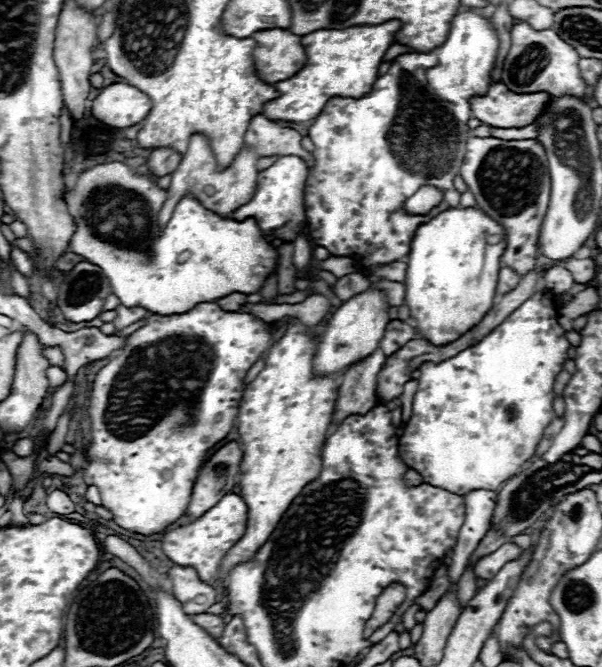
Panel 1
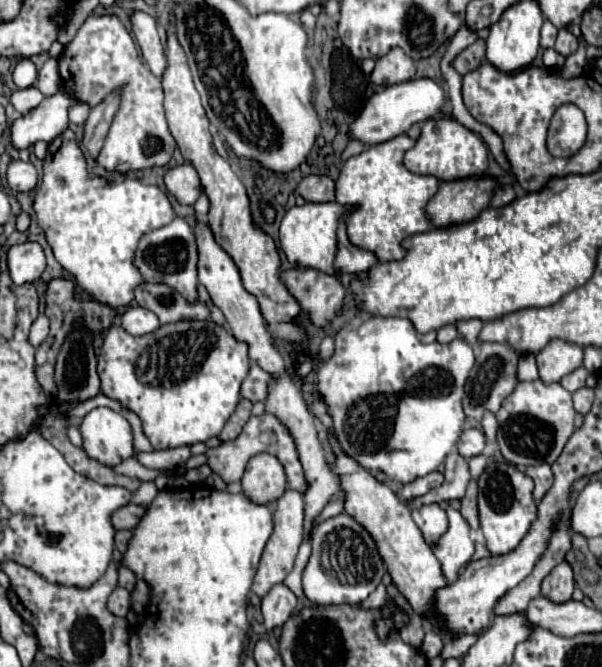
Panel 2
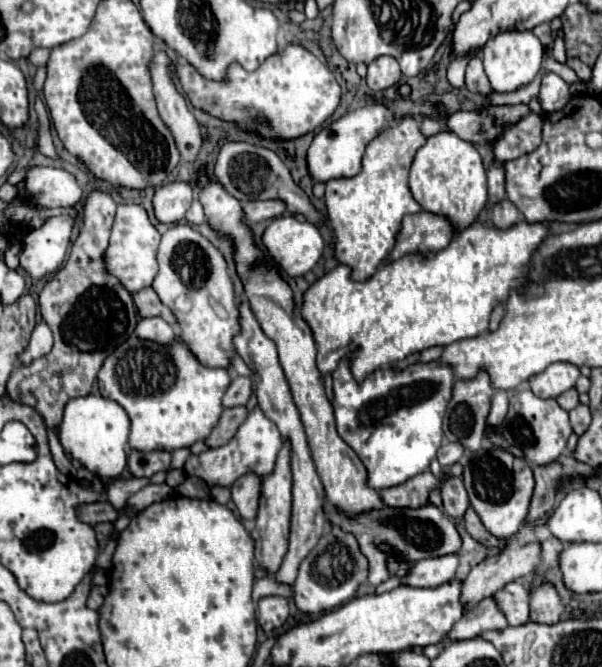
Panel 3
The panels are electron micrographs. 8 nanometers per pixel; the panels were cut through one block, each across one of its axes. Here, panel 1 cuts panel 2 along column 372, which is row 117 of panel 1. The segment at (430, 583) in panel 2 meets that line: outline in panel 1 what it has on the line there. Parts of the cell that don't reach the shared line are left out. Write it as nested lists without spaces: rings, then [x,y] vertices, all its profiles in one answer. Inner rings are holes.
[[[502,82],[492,84],[486,96],[476,96],[470,100],[472,114],[486,126],[494,128],[524,128],[544,112],[548,106],[548,92],[516,94],[508,90]]]

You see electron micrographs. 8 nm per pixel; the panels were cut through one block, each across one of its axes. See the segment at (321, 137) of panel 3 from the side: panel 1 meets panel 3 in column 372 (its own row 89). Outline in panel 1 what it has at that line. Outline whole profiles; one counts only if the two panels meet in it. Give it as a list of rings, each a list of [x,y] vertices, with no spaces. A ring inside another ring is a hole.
[[[114,82],[102,88],[102,92],[94,98],[90,112],[112,128],[130,128],[142,122],[150,108],[152,102],[144,92],[130,84]]]

